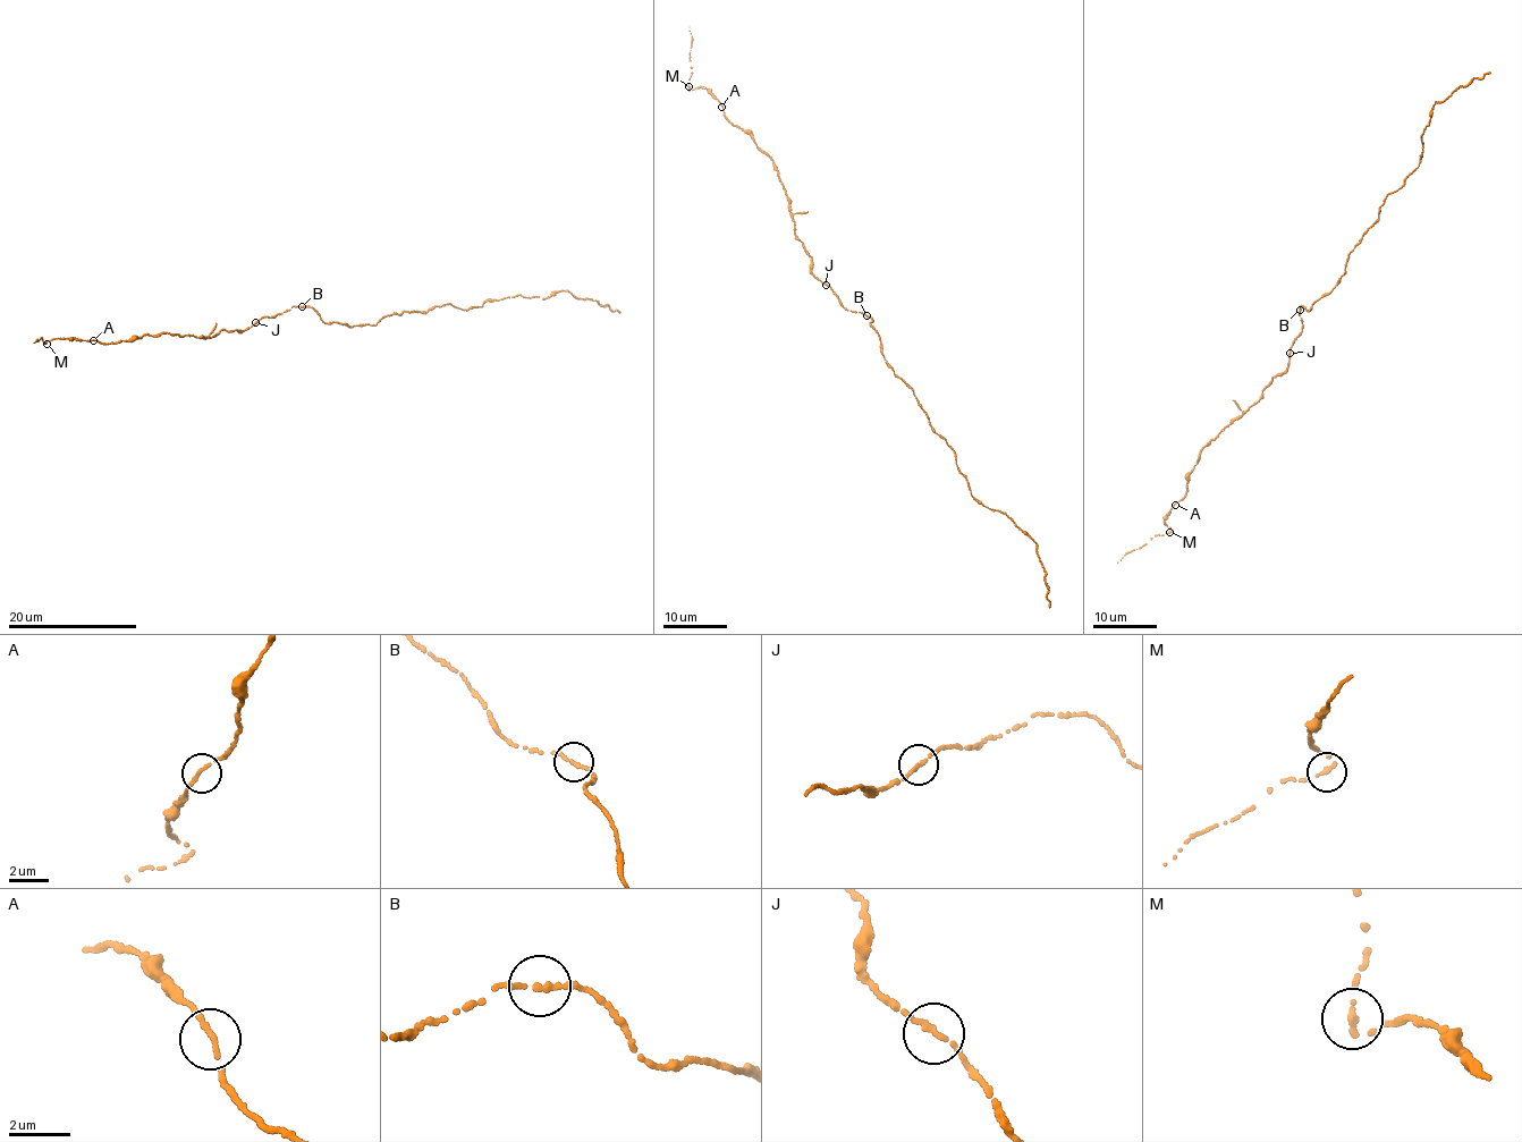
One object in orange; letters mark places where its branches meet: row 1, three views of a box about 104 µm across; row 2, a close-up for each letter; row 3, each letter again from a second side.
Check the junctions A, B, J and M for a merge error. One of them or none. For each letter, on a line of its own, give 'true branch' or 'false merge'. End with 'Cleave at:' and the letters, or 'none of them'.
A: true branch
B: true branch
J: true branch
M: true branch
Cleave at: none of them

